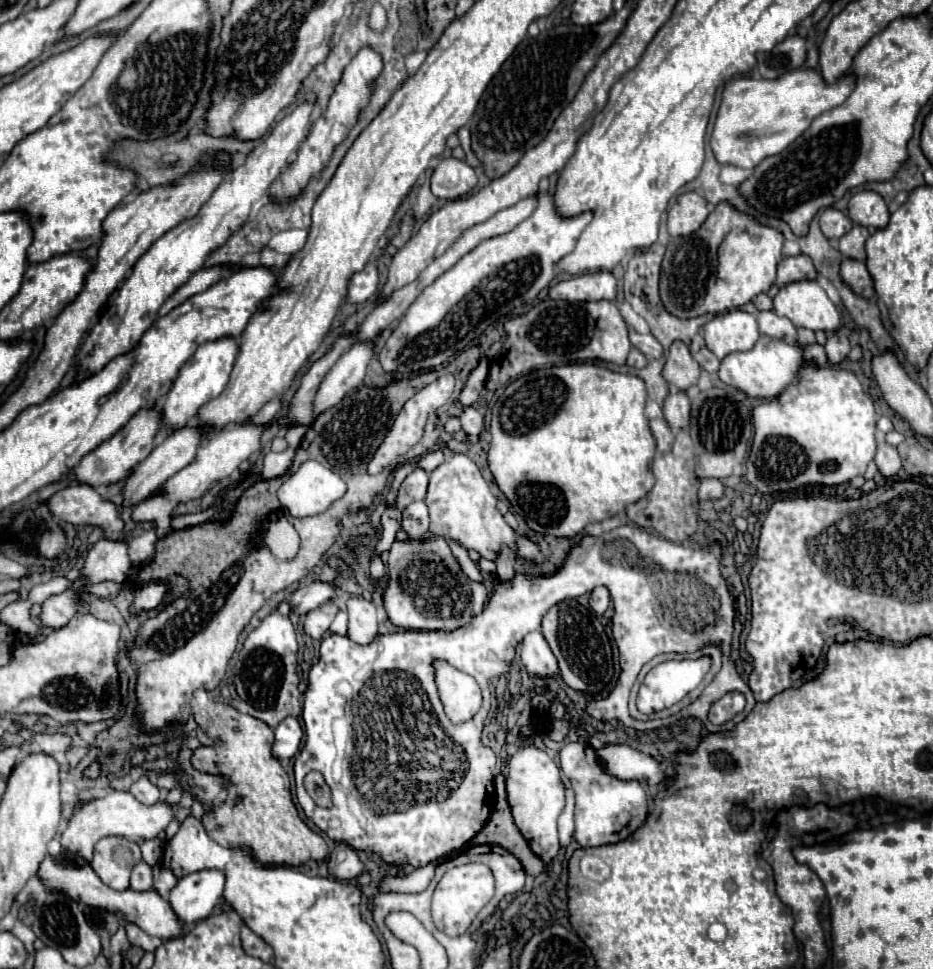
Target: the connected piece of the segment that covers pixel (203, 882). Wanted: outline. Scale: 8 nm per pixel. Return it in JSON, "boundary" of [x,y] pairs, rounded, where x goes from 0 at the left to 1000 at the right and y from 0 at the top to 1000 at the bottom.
{"boundary":[[[233,897],[205,901],[183,917],[181,932],[196,953],[209,953],[226,944],[239,924],[241,903]]]}

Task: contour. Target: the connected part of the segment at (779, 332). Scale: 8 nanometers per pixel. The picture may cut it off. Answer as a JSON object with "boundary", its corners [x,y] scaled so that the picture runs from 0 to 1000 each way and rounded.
{"boundary":[[[816,321],[811,333],[816,344],[822,344],[824,348],[841,350],[844,354],[854,354],[854,340],[844,327],[835,327],[831,321]]]}

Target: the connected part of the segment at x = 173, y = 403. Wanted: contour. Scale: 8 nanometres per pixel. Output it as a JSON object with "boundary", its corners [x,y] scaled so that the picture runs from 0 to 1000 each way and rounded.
{"boundary":[[[237,348],[237,350],[213,356],[211,362],[207,364],[207,368],[200,370],[200,375],[194,379],[194,383],[173,420],[175,434],[183,437],[185,441],[200,439],[203,432],[207,432],[222,414],[230,412],[241,401],[250,375],[254,370],[254,364],[256,364],[256,354],[252,348]]]}

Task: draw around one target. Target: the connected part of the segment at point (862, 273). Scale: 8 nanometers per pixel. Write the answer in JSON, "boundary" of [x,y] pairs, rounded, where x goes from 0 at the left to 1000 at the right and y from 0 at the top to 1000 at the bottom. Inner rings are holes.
{"boundary":[[[906,267],[906,269],[901,271],[901,286],[904,286],[904,290],[908,290],[908,294],[912,294],[912,298],[916,298],[916,302],[921,302],[923,307],[929,307],[929,309],[936,309],[936,307],[938,307],[934,282],[929,280],[929,273],[927,273],[925,269]]]}

